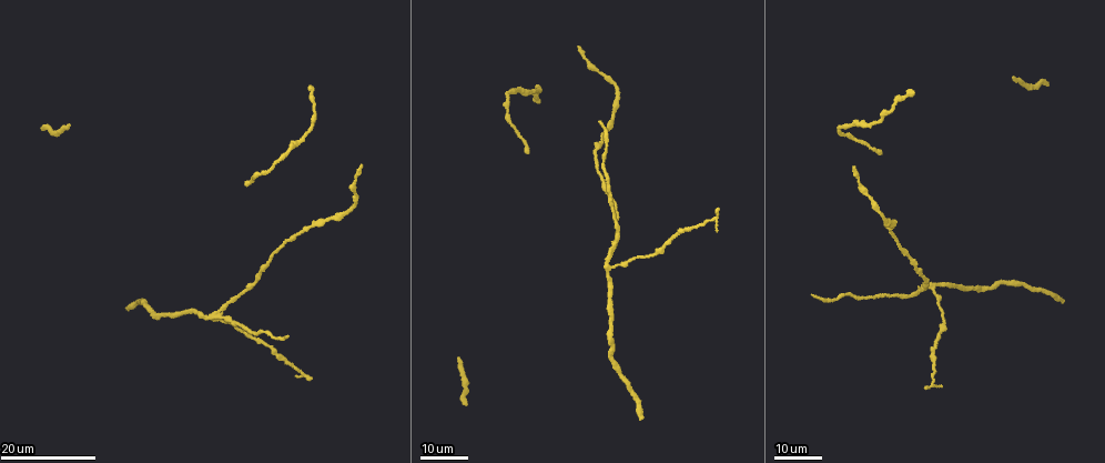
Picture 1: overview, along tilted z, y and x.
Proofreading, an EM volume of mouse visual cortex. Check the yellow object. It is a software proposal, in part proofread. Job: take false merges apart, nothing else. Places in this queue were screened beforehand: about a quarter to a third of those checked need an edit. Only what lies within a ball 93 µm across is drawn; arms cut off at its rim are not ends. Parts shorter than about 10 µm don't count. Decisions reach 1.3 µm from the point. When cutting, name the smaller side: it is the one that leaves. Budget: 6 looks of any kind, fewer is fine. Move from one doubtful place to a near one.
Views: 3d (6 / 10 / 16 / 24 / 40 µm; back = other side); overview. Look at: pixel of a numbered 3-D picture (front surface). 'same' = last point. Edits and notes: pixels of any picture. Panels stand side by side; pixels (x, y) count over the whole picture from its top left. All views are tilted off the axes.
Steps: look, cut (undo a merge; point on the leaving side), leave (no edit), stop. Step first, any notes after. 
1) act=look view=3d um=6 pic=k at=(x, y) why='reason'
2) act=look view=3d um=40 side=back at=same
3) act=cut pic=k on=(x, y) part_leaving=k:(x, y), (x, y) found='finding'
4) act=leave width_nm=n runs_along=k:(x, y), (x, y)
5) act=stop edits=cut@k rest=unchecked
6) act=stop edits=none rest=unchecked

act=look view=3d um=24 pic=1 at=(144, 300)

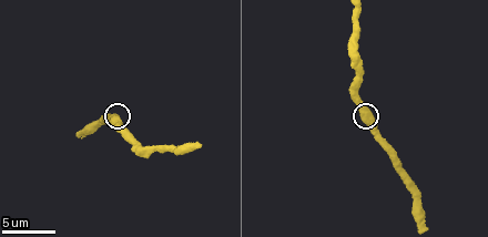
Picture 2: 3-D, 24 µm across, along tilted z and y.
act=look view=3d um=6 pic=2 at=(363, 116) why='closer look'

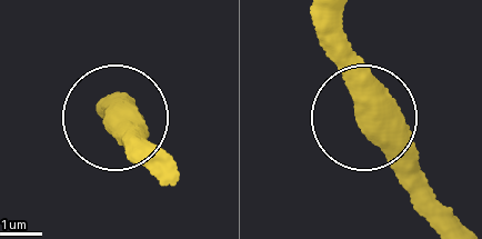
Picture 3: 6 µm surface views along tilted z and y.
act=leave width_nm=490 runs_along=3:(337, 16), (338, 62), (368, 135), (430, 188) found='one neuron here'

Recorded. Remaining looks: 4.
act=look view=3d um=24 pic=1 at=(235, 321) why='thick turns thin'

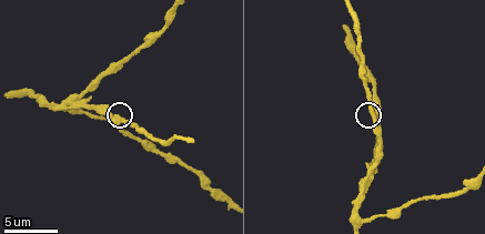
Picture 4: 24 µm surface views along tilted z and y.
act=look view=3d um=6 pic=4 at=(372, 115)

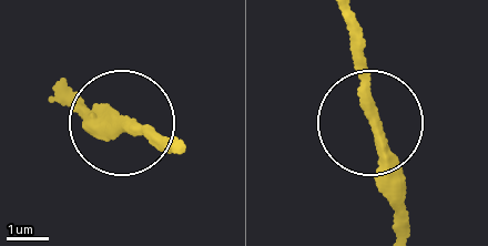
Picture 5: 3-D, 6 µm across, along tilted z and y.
act=look view=3d um=6 side=back pic=5 at=(375, 116)

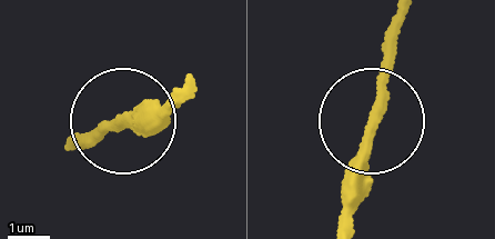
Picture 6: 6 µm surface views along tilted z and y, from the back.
act=leave runs_along=6:(184, 98), (77, 143) found='all the same neuron'

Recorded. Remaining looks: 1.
act=stop edits=none rest=unchecked

